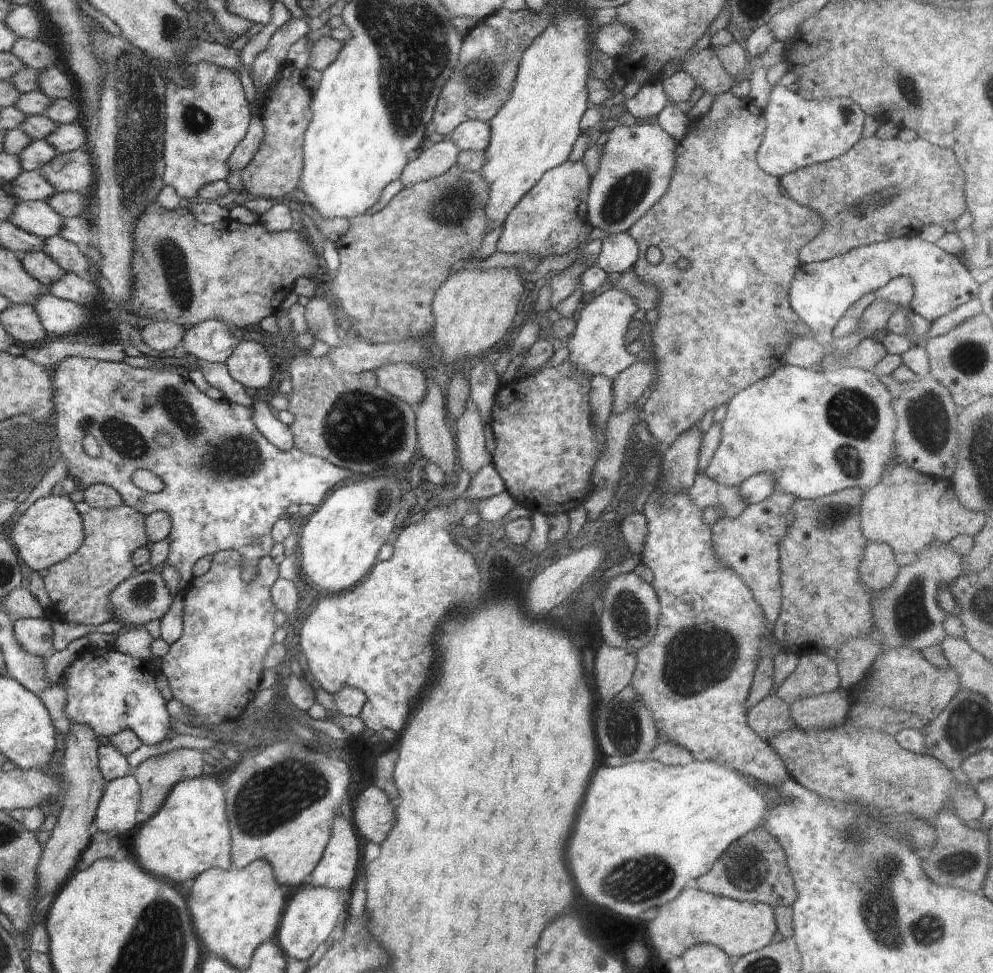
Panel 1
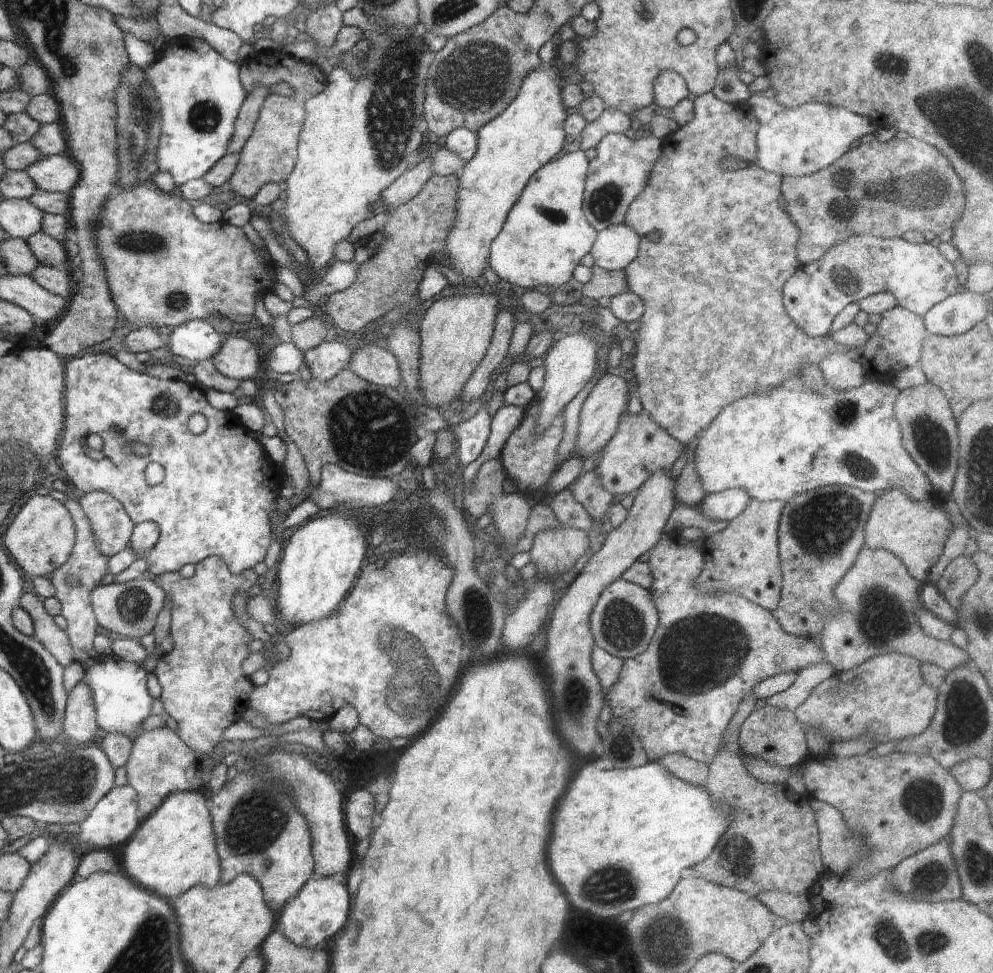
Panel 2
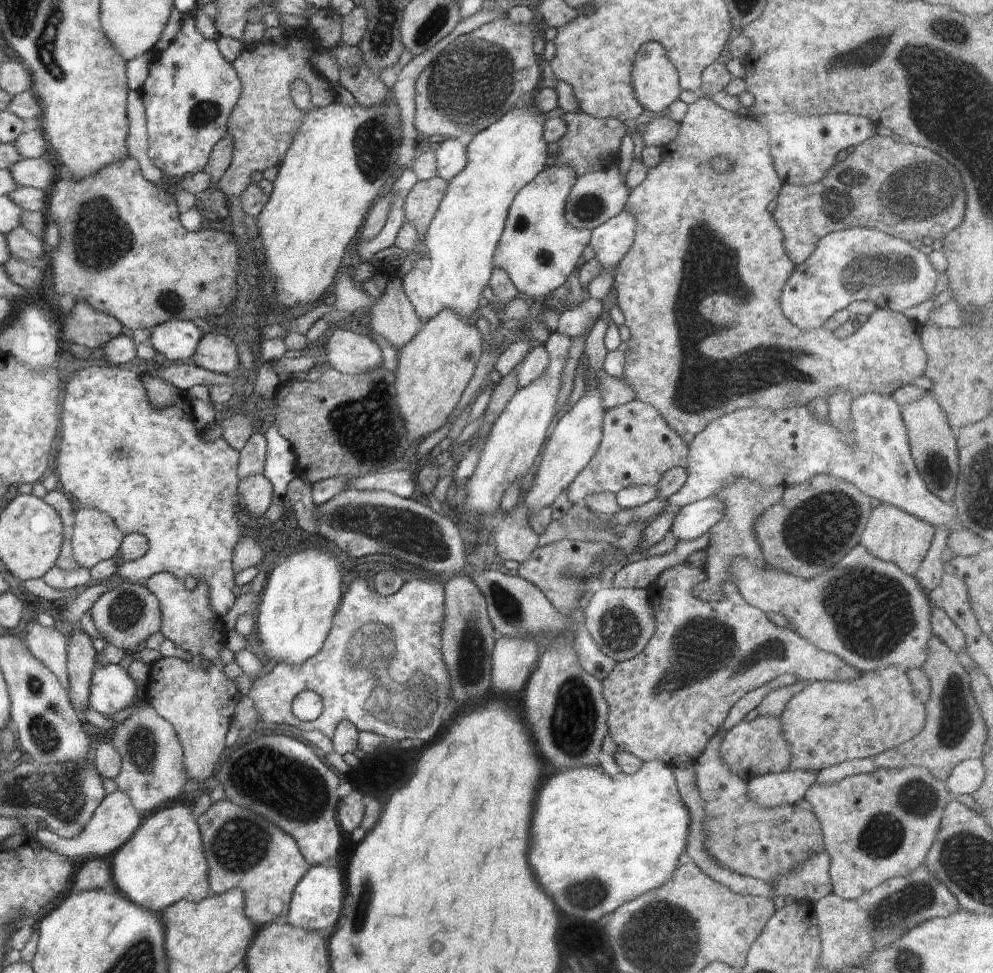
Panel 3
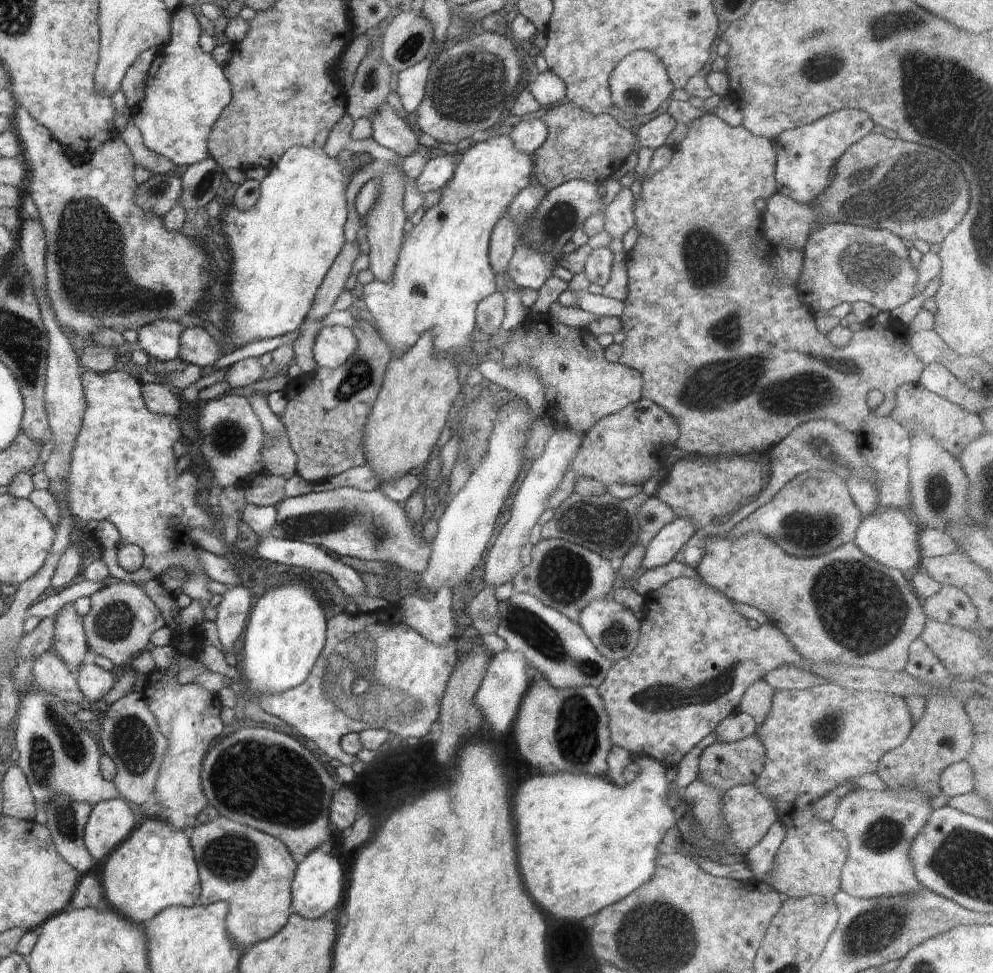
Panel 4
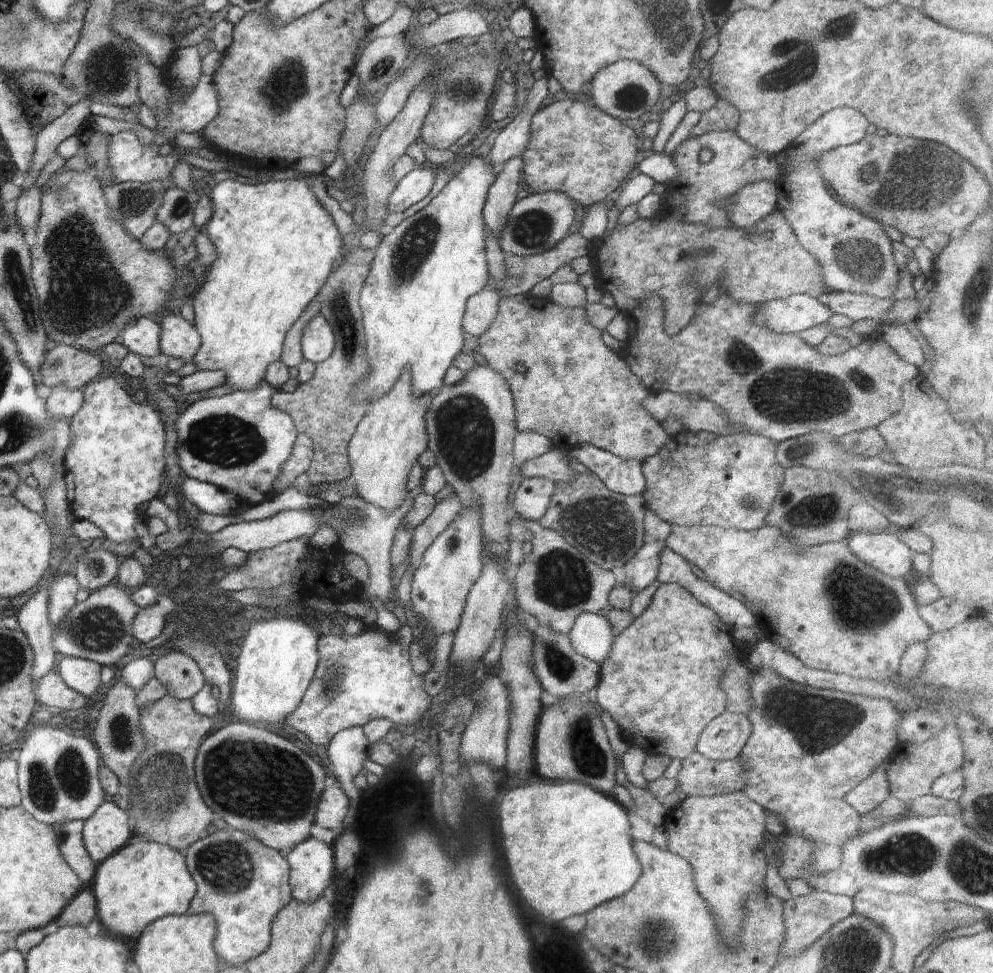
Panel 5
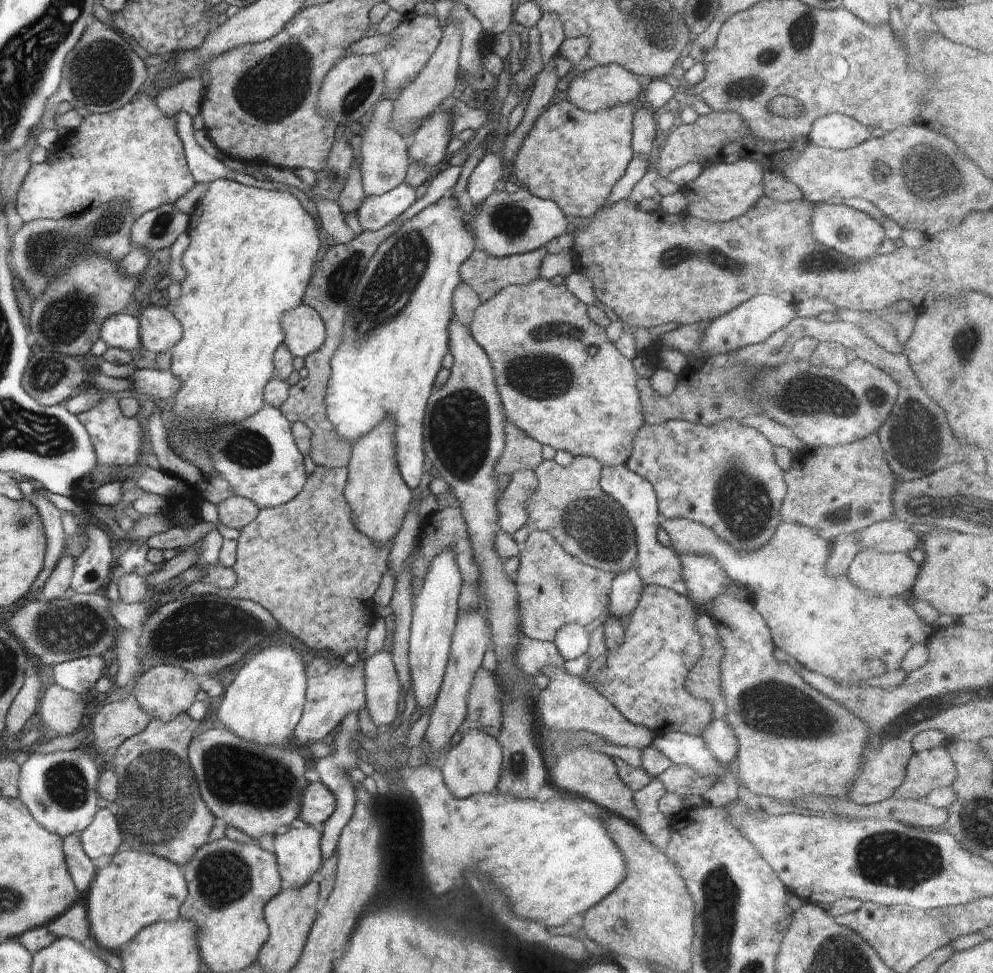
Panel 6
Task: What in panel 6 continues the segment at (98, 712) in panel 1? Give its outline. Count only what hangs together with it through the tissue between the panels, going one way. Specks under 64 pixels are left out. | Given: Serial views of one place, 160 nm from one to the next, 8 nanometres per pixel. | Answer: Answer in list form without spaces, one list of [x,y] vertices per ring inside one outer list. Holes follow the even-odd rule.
[[[90,655],[53,665],[52,676],[60,688],[81,695],[100,678],[102,670],[104,670],[102,656]]]

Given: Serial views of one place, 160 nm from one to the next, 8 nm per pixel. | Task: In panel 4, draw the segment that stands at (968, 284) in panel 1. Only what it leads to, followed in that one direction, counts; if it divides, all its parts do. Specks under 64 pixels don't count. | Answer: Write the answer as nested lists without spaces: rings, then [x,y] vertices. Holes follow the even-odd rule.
[[[824,221],[819,227],[812,229],[802,249],[803,267],[795,287],[797,299],[804,310],[824,312],[837,304],[865,301],[883,313],[888,313],[915,296],[917,268],[910,263],[908,249],[901,237],[888,232],[888,229],[844,224],[844,221]]]

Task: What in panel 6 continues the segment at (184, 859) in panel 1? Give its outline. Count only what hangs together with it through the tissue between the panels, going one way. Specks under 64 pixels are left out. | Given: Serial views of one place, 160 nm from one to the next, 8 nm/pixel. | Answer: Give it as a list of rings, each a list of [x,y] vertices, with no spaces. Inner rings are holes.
[[[130,849],[117,852],[113,855],[110,864],[95,875],[91,890],[86,894],[85,902],[91,934],[101,947],[118,953],[143,930],[143,927],[158,921],[171,923],[178,920],[180,905],[186,900],[187,896],[187,882],[182,868],[177,864],[154,853],[138,852]]]

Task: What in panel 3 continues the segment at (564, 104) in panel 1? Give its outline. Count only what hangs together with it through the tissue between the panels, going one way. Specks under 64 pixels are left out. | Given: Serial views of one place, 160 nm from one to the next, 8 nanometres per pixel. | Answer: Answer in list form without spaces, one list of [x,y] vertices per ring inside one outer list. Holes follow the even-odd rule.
[[[519,109],[516,114],[507,112],[498,122],[480,131],[470,138],[466,146],[466,166],[452,180],[449,180],[444,198],[428,225],[424,240],[426,248],[426,268],[420,272],[406,274],[403,278],[405,293],[410,299],[416,316],[429,321],[444,309],[450,309],[463,319],[475,319],[482,311],[482,292],[489,286],[493,269],[493,256],[498,246],[507,214],[516,196],[525,184],[528,184],[546,167],[547,142],[543,139],[543,122],[537,109]]]

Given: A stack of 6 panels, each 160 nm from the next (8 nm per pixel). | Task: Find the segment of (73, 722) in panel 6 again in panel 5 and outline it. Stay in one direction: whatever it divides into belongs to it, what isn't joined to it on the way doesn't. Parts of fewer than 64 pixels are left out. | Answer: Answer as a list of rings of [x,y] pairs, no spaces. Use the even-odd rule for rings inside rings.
[[[58,670],[42,677],[35,688],[35,696],[50,709],[55,706],[62,710],[80,710],[86,704],[86,697],[72,690],[62,679]]]

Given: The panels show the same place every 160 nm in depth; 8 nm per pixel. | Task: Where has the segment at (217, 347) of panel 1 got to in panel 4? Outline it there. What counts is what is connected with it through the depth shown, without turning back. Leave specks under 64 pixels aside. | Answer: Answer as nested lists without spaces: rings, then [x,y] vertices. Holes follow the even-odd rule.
[[[155,320],[137,330],[138,344],[148,356],[174,360],[179,356],[179,340],[185,328],[176,321]]]

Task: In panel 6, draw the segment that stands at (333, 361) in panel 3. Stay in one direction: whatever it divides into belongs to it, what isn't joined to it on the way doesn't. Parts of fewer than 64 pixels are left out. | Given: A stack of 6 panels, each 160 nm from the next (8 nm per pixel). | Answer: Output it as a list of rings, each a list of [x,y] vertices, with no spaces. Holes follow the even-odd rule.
[[[303,302],[286,311],[280,322],[284,331],[283,343],[293,357],[304,358],[317,351],[326,338],[322,317],[315,308]]]

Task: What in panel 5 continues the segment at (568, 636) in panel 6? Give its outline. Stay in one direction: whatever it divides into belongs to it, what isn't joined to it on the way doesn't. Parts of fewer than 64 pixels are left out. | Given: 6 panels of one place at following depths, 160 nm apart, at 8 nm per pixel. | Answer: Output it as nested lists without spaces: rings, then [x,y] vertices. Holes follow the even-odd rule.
[[[582,613],[576,617],[568,636],[572,648],[578,654],[593,660],[599,666],[608,658],[615,639],[604,614],[596,613]]]

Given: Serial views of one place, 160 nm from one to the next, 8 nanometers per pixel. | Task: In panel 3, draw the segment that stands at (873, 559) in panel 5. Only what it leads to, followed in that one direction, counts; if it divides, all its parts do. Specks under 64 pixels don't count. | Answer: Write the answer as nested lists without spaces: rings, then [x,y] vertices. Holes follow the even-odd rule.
[[[875,503],[862,532],[860,544],[876,558],[894,563],[902,572],[913,576],[930,548],[934,533],[935,528],[917,516],[889,504]]]

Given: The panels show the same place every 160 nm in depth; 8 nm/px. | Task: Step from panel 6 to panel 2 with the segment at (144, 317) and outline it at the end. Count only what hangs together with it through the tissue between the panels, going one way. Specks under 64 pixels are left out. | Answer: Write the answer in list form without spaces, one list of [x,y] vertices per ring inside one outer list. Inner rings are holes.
[[[228,334],[211,359],[220,374],[241,382],[256,374],[259,358],[256,351],[251,341]]]

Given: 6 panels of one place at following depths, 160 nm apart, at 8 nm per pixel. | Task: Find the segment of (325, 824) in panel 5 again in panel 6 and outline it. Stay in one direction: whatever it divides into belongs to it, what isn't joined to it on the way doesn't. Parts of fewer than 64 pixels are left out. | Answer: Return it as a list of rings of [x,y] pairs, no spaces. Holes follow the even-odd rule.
[[[320,781],[309,782],[301,796],[298,818],[316,828],[317,824],[324,824],[331,817],[335,802],[335,796],[327,786]]]

